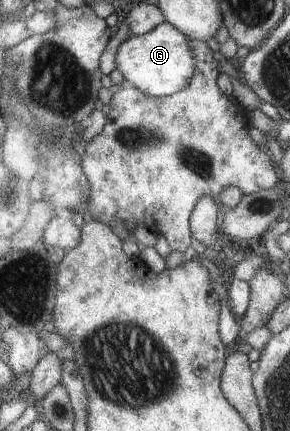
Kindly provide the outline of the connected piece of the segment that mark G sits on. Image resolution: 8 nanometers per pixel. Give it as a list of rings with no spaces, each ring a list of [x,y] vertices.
[[[170,22],[158,24],[147,34],[130,35],[118,47],[115,61],[126,84],[156,97],[171,96],[186,89],[197,70],[197,57],[191,39]]]

